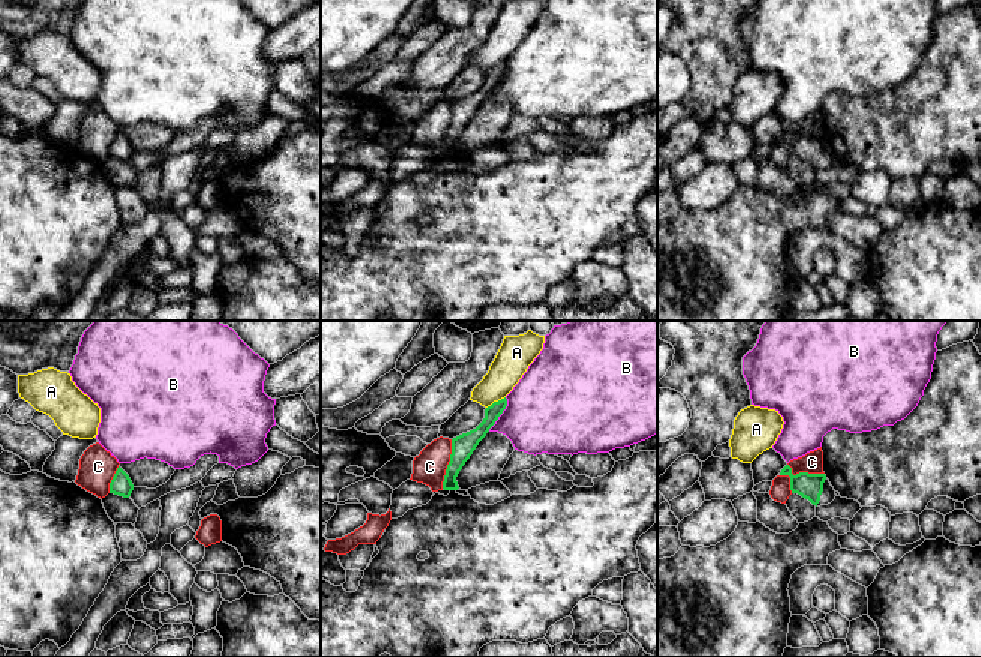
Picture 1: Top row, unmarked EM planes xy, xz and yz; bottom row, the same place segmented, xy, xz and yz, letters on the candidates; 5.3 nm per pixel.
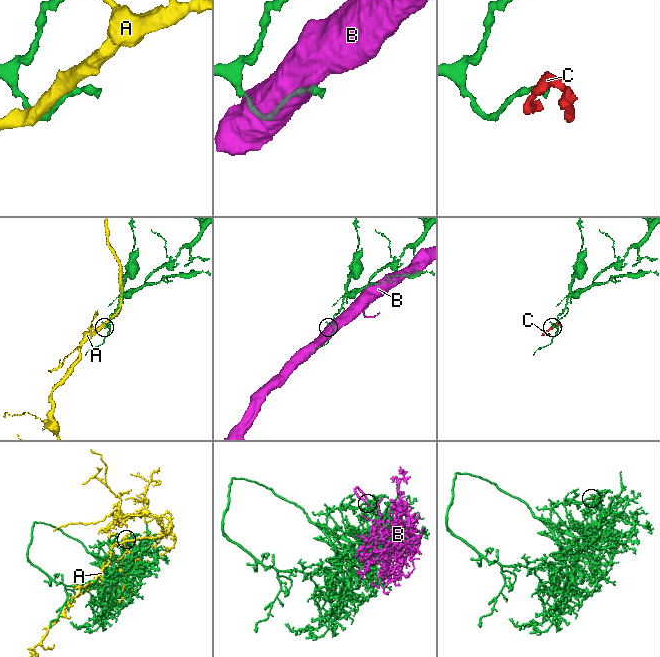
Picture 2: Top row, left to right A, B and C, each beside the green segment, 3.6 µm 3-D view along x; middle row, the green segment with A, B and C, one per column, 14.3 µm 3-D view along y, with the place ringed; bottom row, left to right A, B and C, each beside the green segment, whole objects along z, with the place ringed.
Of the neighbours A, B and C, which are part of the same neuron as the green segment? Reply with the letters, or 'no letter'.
no letter

